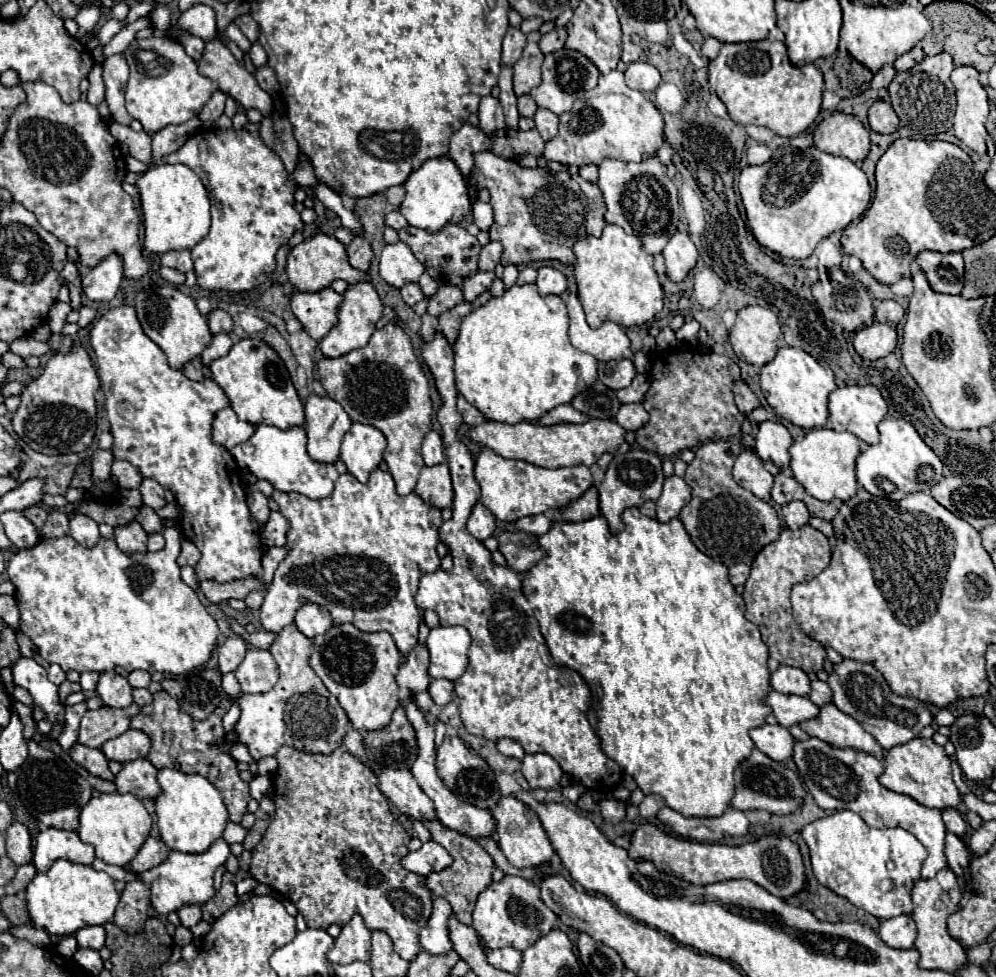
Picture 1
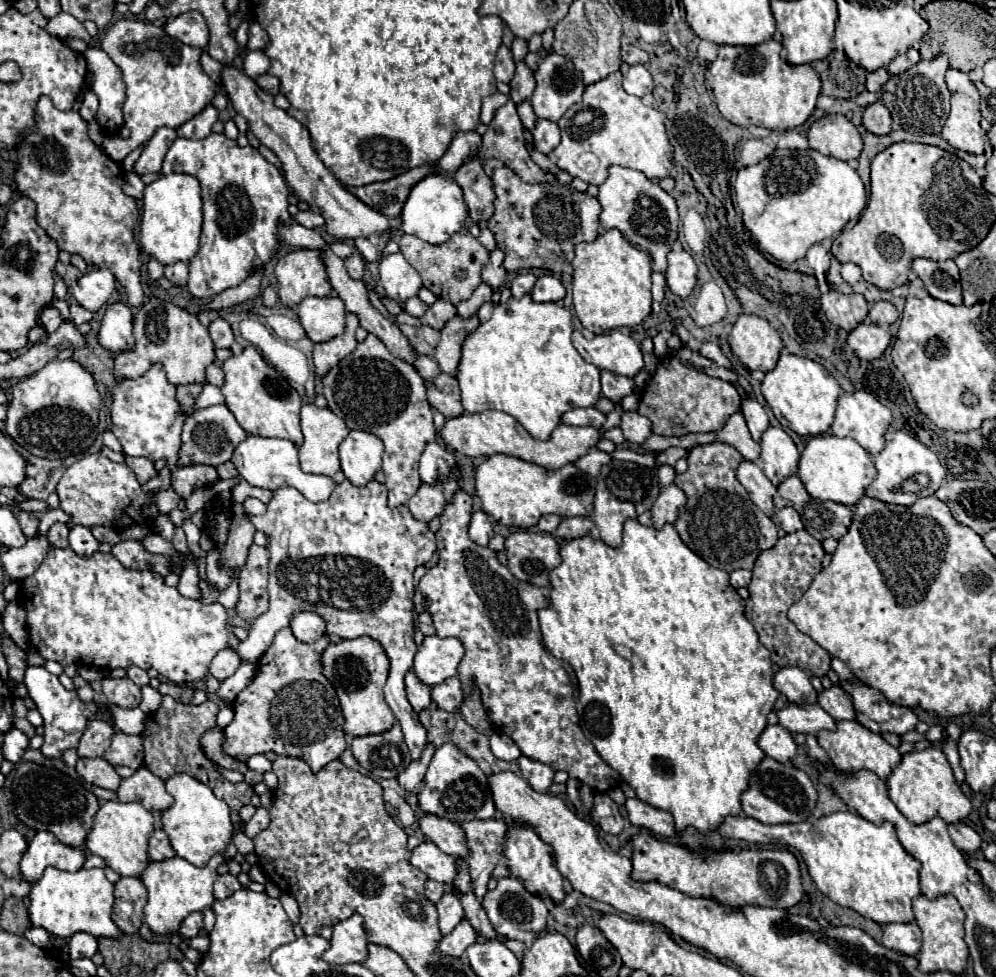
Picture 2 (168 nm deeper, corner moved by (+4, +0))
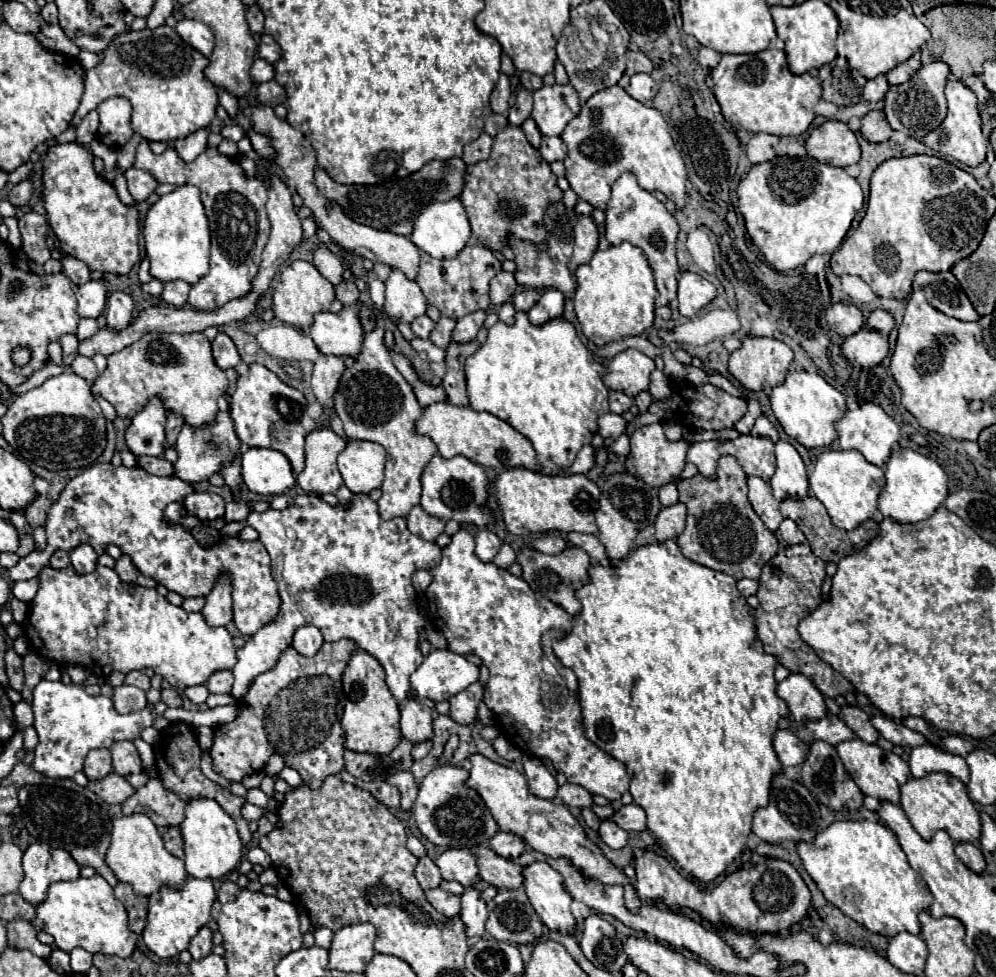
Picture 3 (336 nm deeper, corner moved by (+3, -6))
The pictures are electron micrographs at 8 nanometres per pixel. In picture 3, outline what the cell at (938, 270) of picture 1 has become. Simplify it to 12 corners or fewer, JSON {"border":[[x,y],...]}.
{"border":[[917,272],[933,308],[977,320],[957,278],[947,272]]}

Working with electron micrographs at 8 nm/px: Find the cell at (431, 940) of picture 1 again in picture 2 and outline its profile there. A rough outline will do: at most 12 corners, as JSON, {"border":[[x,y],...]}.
{"border":[[426,880],[426,898],[438,902],[446,886],[436,880]]}

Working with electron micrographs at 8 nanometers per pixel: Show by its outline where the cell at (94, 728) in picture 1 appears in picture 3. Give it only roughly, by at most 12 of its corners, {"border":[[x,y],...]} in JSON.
{"border":[[91,750],[83,772],[97,780],[111,772],[111,752]]}

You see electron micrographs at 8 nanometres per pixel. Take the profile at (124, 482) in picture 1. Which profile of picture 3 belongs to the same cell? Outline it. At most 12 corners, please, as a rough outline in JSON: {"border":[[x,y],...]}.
{"border":[[139,456],[137,466],[153,476],[173,474],[165,458]]}

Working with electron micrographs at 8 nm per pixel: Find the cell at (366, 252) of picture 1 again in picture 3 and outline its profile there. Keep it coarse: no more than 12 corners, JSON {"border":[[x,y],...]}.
{"border":[[357,276],[341,282],[335,288],[337,300],[343,306],[355,304],[359,290]]}

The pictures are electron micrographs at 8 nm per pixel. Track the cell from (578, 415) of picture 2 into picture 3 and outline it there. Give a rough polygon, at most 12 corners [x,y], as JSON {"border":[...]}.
{"border":[[613,412],[597,418],[603,438],[619,438],[627,422]]}

